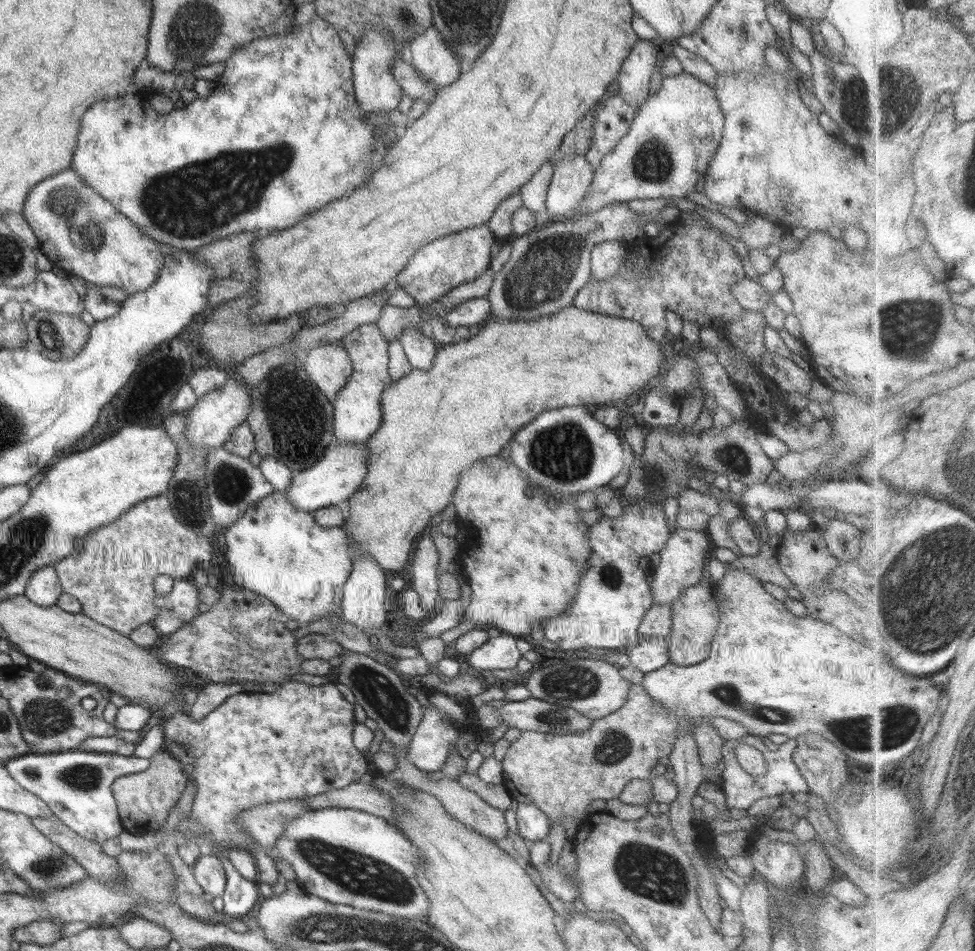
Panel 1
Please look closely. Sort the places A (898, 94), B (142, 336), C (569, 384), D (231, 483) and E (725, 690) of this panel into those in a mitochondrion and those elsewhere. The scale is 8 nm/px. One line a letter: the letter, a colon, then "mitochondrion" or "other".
A: mitochondrion
B: other
C: other
D: mitochondrion
E: mitochondrion

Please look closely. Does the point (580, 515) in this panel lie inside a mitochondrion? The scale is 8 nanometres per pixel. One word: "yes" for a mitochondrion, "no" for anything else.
no

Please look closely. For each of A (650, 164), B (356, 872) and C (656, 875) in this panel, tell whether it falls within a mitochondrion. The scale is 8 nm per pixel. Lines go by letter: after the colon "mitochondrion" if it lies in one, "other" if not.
A: mitochondrion
B: mitochondrion
C: mitochondrion

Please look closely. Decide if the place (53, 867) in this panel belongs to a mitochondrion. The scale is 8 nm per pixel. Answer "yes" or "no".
yes

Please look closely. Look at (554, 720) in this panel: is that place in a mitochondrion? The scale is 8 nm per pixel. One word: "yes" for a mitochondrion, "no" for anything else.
yes

